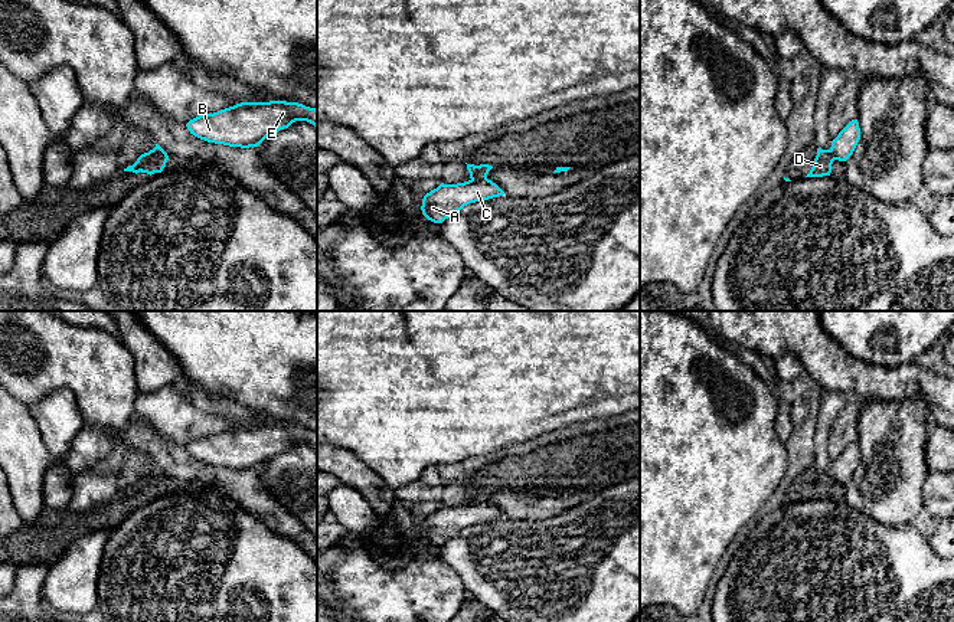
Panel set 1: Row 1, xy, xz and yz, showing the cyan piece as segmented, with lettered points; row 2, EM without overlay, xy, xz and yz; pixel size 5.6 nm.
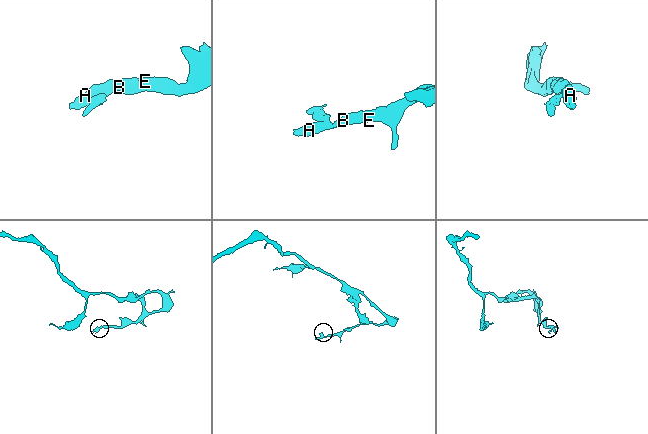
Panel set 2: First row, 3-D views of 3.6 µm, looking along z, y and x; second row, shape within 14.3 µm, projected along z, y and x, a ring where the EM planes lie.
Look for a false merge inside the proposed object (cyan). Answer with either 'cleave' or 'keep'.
cleave

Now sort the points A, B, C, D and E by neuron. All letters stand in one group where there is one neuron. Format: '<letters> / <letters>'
A B C E / D

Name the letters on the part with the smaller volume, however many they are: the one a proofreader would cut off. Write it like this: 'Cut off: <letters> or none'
Cut off: D

